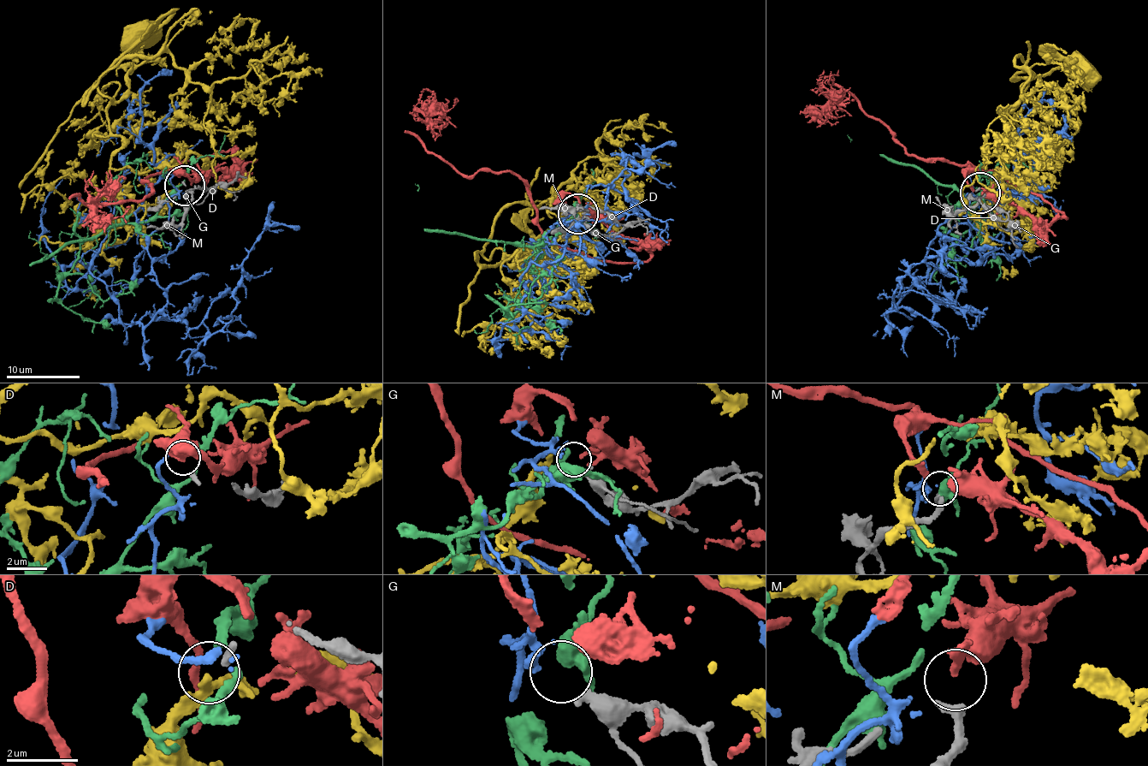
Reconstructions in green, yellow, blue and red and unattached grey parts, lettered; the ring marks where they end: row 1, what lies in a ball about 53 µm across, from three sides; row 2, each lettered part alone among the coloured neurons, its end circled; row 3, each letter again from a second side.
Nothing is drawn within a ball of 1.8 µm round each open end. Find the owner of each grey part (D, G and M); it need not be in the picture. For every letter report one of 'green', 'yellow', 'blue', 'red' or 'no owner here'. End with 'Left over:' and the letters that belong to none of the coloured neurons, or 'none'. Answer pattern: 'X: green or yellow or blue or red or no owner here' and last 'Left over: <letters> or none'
D: yellow
G: blue
M: no owner here
Left over: M

